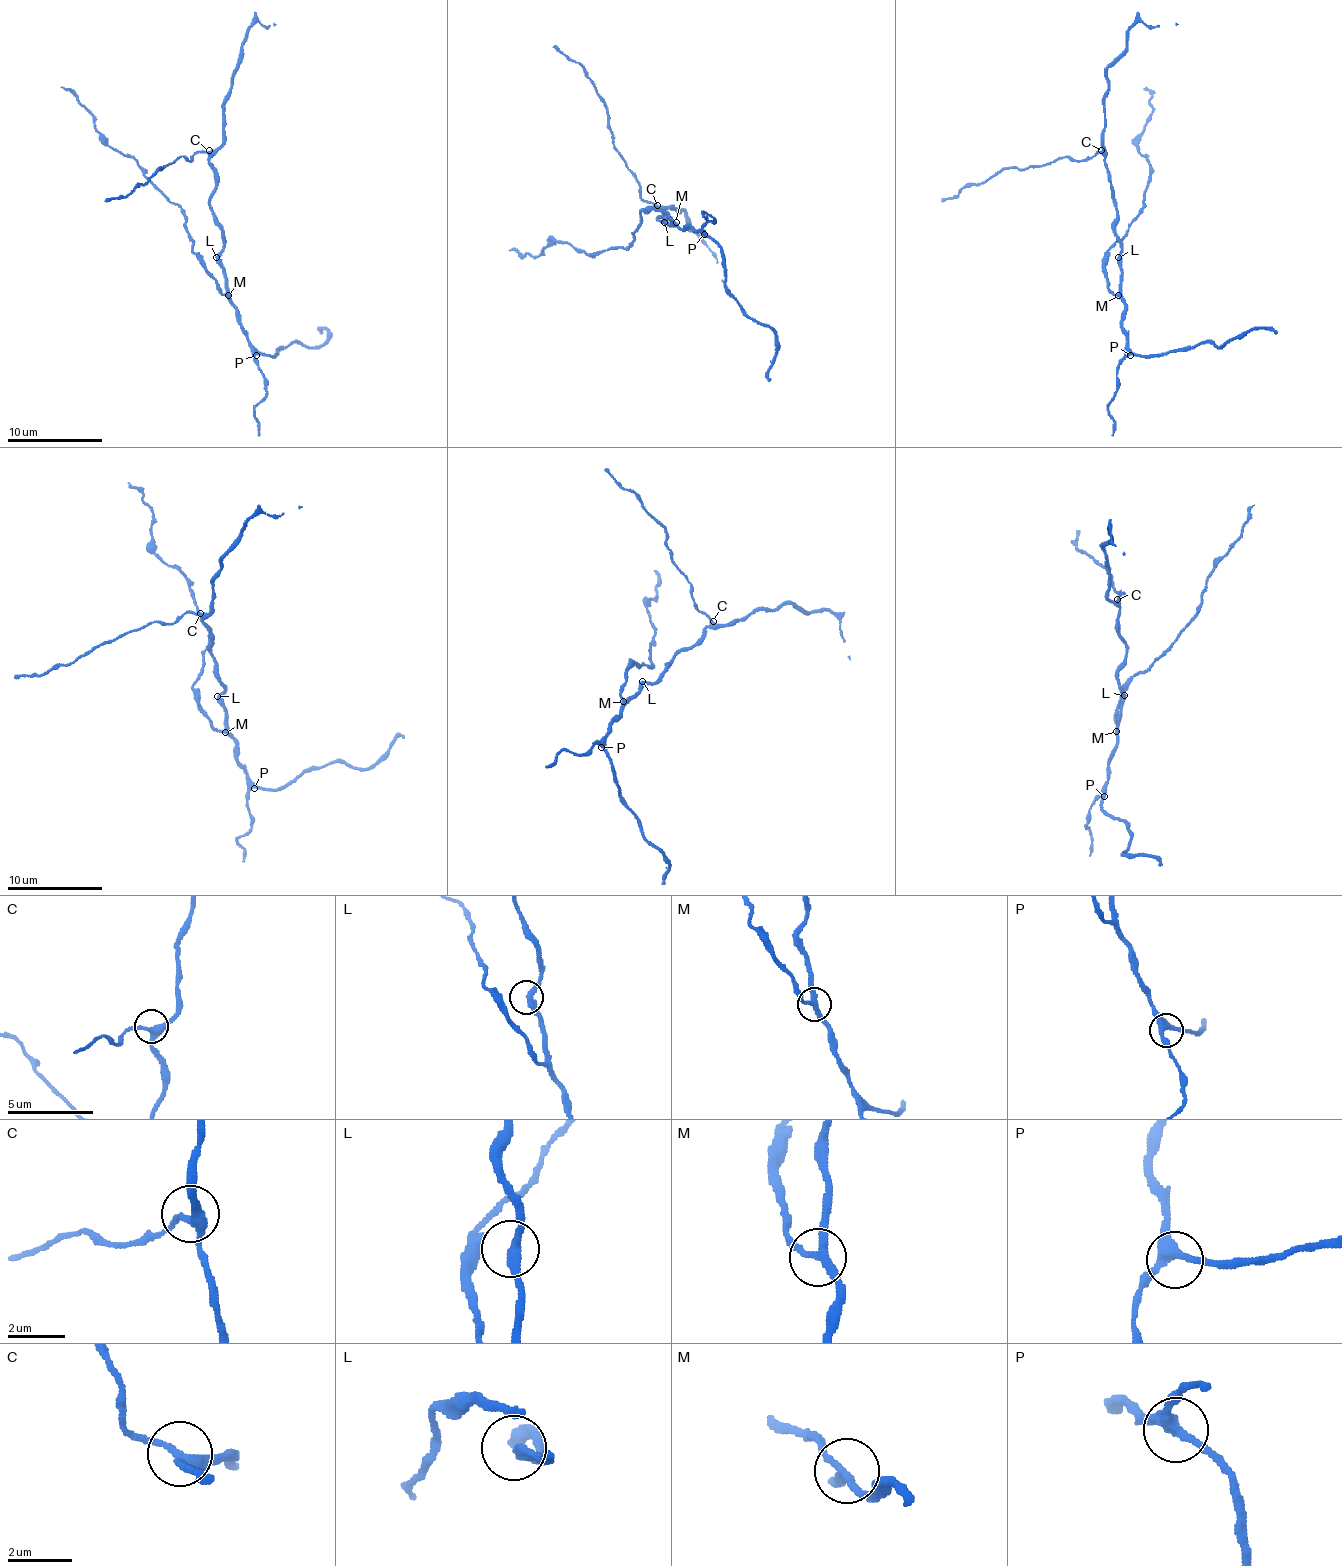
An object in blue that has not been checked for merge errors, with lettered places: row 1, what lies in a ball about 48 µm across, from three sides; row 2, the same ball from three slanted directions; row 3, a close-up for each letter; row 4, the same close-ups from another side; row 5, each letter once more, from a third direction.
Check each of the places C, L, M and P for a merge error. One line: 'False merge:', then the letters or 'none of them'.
False merge: none of them

